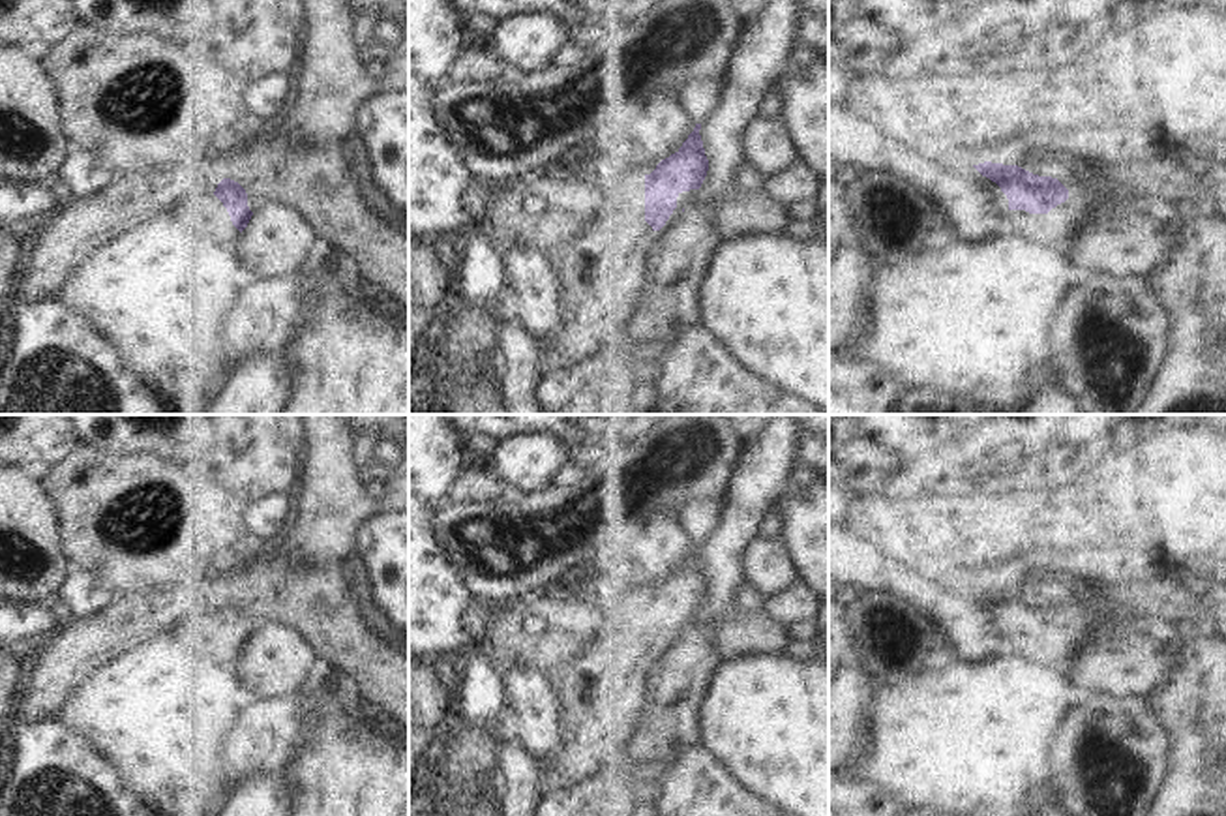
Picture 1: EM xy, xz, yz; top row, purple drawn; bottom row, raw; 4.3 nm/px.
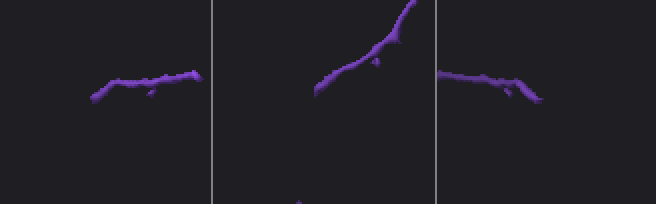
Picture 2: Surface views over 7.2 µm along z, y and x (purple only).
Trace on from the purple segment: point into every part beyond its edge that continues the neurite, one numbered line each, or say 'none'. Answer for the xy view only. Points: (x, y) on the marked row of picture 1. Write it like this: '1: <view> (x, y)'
1: xy (195, 211).

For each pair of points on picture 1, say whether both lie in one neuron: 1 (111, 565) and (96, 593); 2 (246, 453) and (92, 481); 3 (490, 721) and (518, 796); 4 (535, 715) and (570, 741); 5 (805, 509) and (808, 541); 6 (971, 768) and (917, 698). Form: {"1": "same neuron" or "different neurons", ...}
{"1": "different neurons", "2": "different neurons", "3": "same neuron", "4": "different neurons", "5": "same neuron", "6": "same neuron"}

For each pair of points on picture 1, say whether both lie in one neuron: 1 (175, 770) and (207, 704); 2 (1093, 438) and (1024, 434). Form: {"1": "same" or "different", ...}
{"1": "same", "2": "same"}

